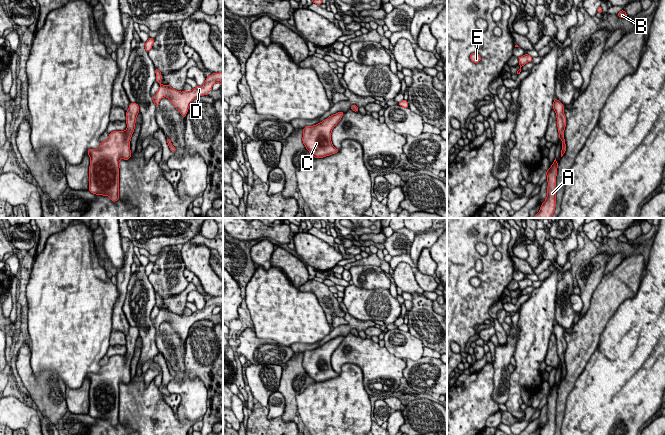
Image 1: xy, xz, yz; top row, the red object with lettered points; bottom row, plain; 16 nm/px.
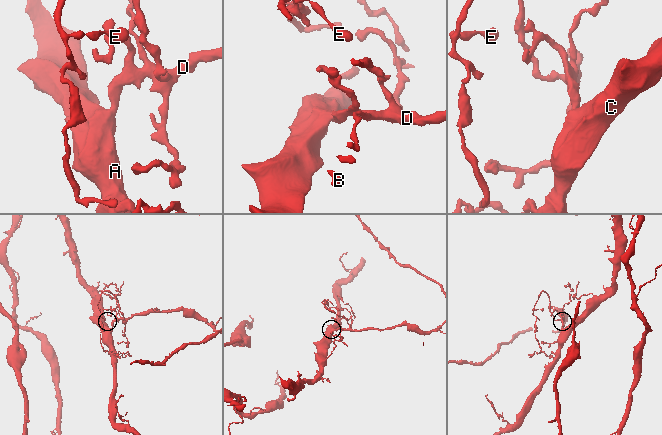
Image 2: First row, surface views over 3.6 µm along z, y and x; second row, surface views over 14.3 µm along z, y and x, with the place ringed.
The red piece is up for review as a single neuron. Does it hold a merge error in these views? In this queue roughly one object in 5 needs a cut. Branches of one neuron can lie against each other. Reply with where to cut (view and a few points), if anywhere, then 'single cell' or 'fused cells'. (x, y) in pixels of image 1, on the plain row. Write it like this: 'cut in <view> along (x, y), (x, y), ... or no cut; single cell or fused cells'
no cut; single cell

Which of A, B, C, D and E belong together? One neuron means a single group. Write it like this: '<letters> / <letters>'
A B C D E

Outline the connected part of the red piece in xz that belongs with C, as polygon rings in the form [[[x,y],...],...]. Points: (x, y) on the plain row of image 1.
[[[338,336],[314,350],[303,352],[303,368],[315,382],[323,382],[339,376],[332,368],[331,356],[343,339],[344,336]]]

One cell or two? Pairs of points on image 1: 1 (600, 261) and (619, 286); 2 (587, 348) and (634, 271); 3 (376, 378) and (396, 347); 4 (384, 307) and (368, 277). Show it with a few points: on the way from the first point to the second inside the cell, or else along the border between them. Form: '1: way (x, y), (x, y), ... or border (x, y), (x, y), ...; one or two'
1: border (603, 276), (591, 296); two
2: way (589, 329), (606, 299), (615, 290); one
3: border (384, 346), (390, 353), (404, 360); two
4: border (353, 284), (368, 289), (386, 288), (388, 290); two

